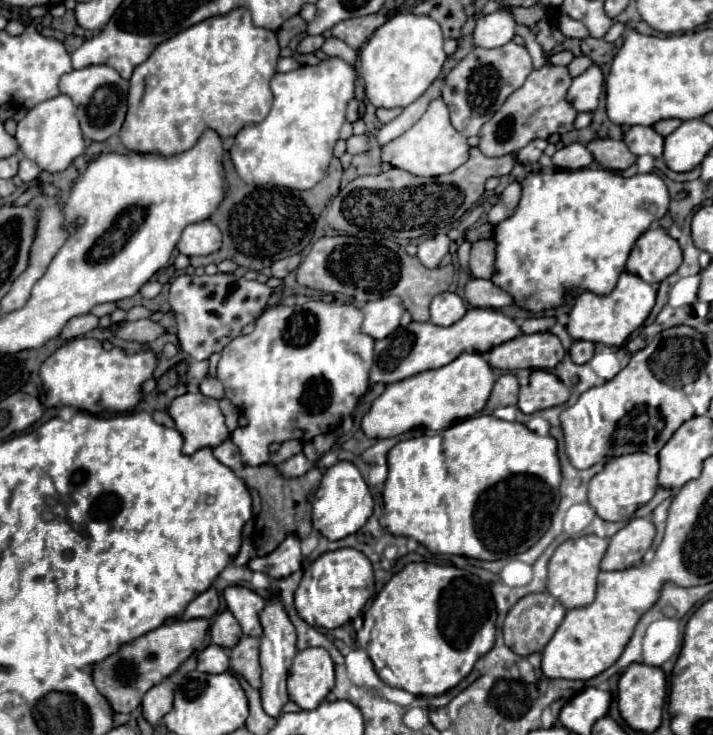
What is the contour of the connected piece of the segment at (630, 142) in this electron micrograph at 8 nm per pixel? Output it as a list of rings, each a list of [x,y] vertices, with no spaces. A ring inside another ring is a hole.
[[[632,126],[624,134],[624,142],[636,156],[644,156],[644,154],[650,154],[654,158],[662,156],[664,138],[650,126]]]

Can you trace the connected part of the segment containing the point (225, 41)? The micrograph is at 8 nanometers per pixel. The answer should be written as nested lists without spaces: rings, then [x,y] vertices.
[[[234,8],[228,14],[206,18],[174,34],[170,40],[158,44],[130,78],[130,104],[120,130],[122,144],[134,152],[162,152],[162,156],[172,156],[174,152],[192,148],[206,128],[214,128],[222,138],[236,136],[242,124],[264,120],[270,112],[270,78],[276,74],[278,56],[280,46],[276,32],[254,26],[246,8]]]

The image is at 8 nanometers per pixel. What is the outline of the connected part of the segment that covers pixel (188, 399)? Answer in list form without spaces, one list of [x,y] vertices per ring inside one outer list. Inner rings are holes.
[[[200,392],[178,396],[168,412],[174,418],[178,432],[184,436],[184,454],[194,454],[200,448],[216,448],[230,438],[218,400]]]

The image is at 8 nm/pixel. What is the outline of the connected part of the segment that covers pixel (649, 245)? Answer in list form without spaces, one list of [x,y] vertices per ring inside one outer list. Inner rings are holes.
[[[654,224],[634,244],[626,270],[640,276],[648,284],[658,284],[678,270],[682,264],[682,250],[668,232]]]

